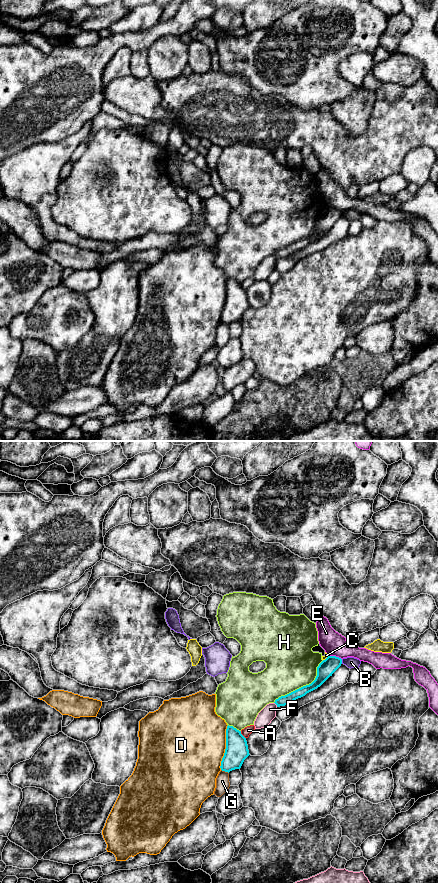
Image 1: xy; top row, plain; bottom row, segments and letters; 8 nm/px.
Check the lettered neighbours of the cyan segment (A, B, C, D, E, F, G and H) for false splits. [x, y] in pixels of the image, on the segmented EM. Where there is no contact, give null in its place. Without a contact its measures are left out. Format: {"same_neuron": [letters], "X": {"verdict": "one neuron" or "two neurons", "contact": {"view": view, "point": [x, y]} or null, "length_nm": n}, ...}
{"same_neuron": [], "A": {"verdict": "two neurons", "contact": {"view": "xy", "point": [242, 735]}, "length_nm": 80}, "B": {"verdict": "two neurons", "contact": {"view": "xy", "point": [341, 661]}, "length_nm": 40}, "C": {"verdict": "two neurons", "contact": {"view": "xy", "point": [326, 658]}, "length_nm": 60}, "D": {"verdict": "two neurons", "contact": {"view": "xy", "point": [226, 747]}, "length_nm": 360}, "E": {"verdict": "two neurons", "contact": {"view": "xy", "point": [335, 656]}, "length_nm": 120}, "F": {"verdict": "two neurons", "contact": {"view": "xy", "point": [275, 703]}, "length_nm": 50}, "G": {"verdict": "two neurons", "contact": {"view": "xy", "point": [225, 771]}, "length_nm": 70}, "H": {"verdict": "two neurons", "contact": {"view": "xy", "point": [303, 686]}, "length_nm": 550}}

